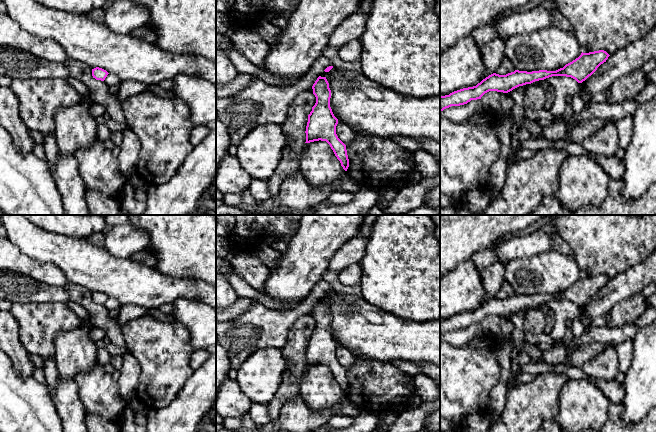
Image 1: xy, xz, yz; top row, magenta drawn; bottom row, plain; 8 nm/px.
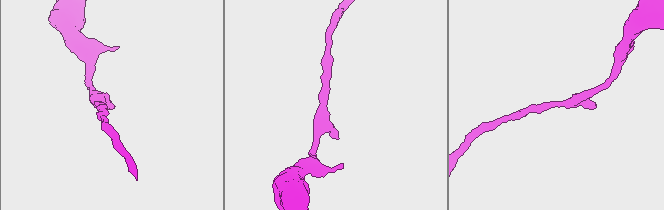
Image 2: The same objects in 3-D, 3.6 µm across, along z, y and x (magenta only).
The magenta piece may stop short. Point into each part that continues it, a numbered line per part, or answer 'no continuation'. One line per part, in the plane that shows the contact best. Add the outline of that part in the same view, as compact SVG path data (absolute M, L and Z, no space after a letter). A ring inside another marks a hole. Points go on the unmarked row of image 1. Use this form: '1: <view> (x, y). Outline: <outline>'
no continuation

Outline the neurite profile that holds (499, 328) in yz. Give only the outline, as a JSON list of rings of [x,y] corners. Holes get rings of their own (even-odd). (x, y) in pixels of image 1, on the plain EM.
[[[489,315],[481,321],[482,333],[499,343],[509,341],[514,325],[507,317]]]

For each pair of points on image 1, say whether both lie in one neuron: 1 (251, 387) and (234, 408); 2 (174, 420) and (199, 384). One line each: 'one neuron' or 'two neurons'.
1: two neurons
2: one neuron

